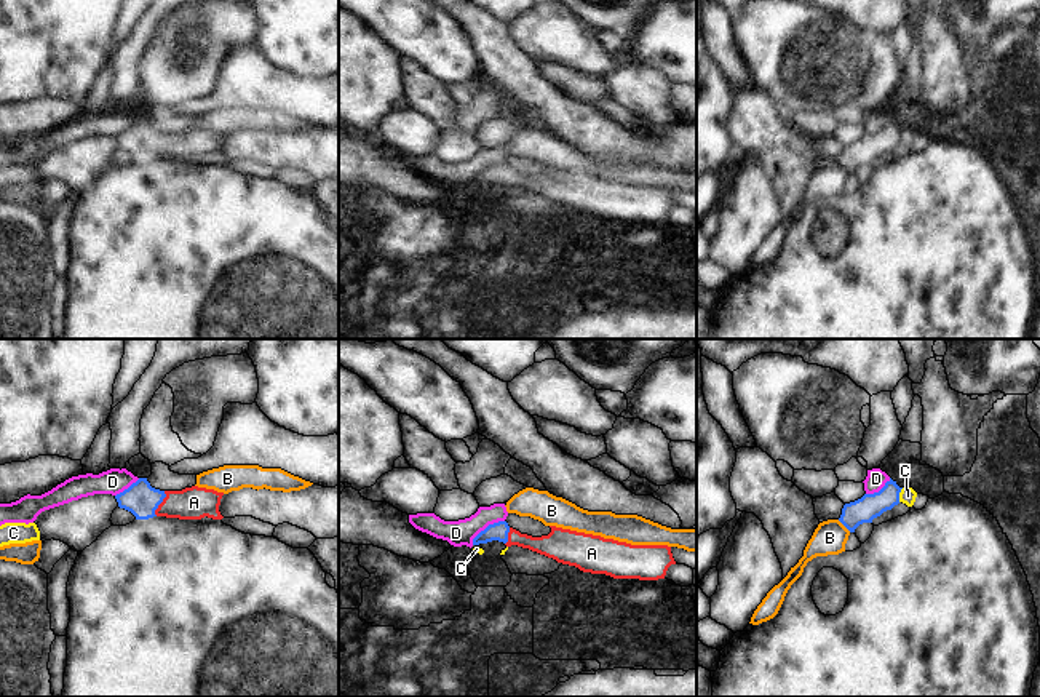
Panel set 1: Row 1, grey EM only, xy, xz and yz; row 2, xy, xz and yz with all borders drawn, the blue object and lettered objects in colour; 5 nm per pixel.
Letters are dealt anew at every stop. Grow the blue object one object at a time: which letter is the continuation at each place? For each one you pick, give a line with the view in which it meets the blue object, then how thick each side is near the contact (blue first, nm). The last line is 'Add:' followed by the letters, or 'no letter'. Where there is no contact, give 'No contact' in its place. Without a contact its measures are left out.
A: Touches blue in xy. Thickness 170 nm (blue) against 160 nm
Add: A

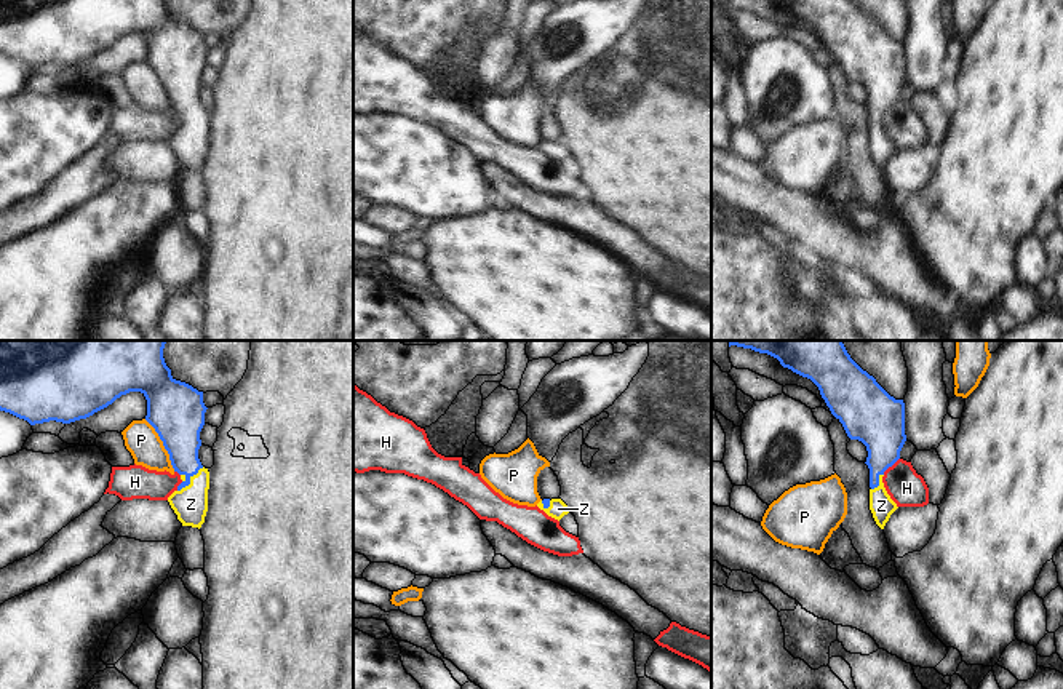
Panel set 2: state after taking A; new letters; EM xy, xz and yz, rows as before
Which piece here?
Z: Touches blue in xy. Thickness 200 nm (blue) against 180 nm
Add: Z

